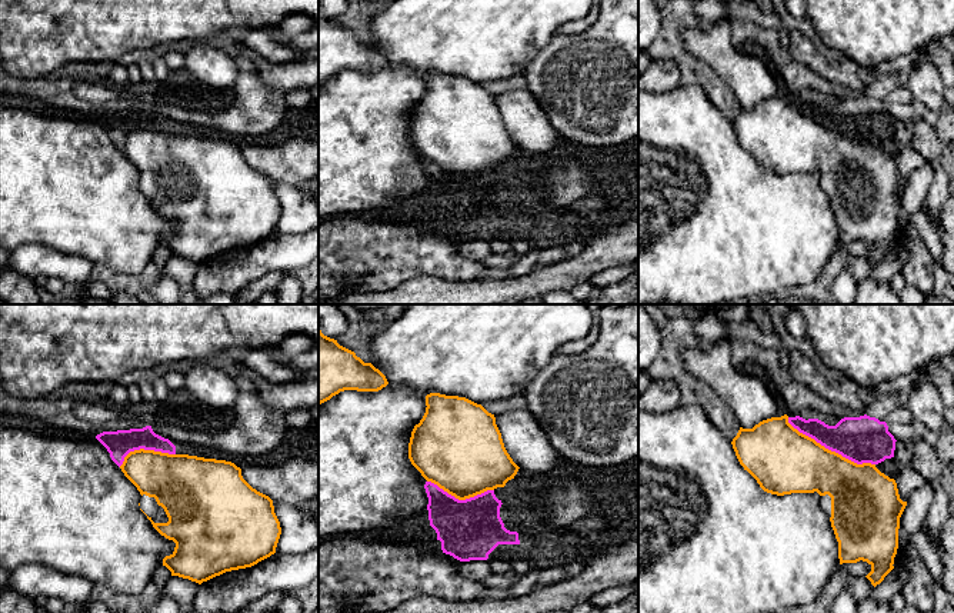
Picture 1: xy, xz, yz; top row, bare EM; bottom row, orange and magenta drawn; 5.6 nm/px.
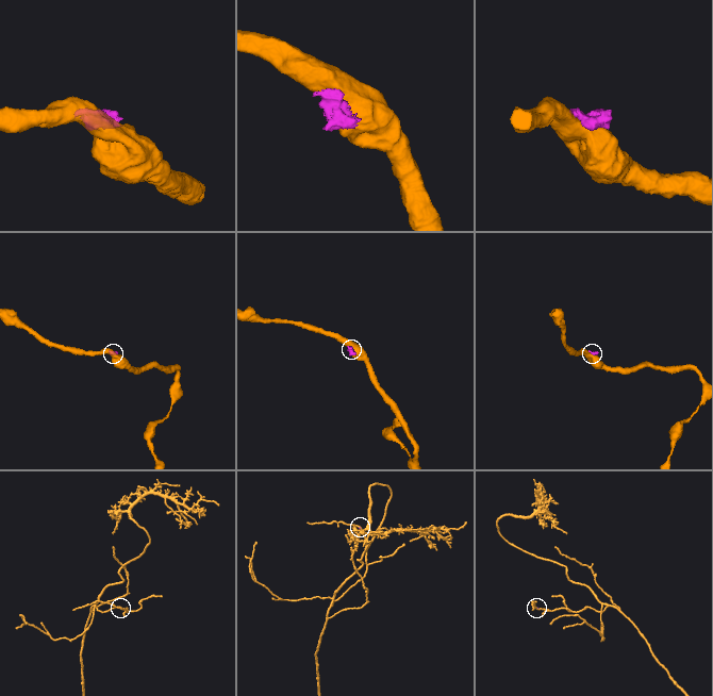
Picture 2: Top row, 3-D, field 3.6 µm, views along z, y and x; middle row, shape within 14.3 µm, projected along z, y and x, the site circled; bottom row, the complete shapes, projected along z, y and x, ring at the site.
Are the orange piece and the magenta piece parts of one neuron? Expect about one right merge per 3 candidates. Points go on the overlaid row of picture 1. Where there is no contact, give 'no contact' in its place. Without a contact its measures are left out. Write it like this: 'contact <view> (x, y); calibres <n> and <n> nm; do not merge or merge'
contact yz (830, 450); calibres 360 and 260 nm; do not merge

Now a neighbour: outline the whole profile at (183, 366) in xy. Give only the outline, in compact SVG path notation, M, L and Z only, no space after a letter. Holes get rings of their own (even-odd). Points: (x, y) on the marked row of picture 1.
M203 359L180 360L169 364L154 366L150 369L137 369L121 376L117 383L124 387L130 384L139 384L143 379L147 379L154 383L159 379L164 379L166 373L170 370L177 370L186 374L196 364L203 364Z

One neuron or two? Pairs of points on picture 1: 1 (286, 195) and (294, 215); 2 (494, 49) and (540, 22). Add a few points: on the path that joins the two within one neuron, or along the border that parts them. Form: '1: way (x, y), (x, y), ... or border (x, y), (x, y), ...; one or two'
1: way (290, 199), (294, 203), (294, 210); one
2: way (506, 37), (521, 22), (529, 22); one

